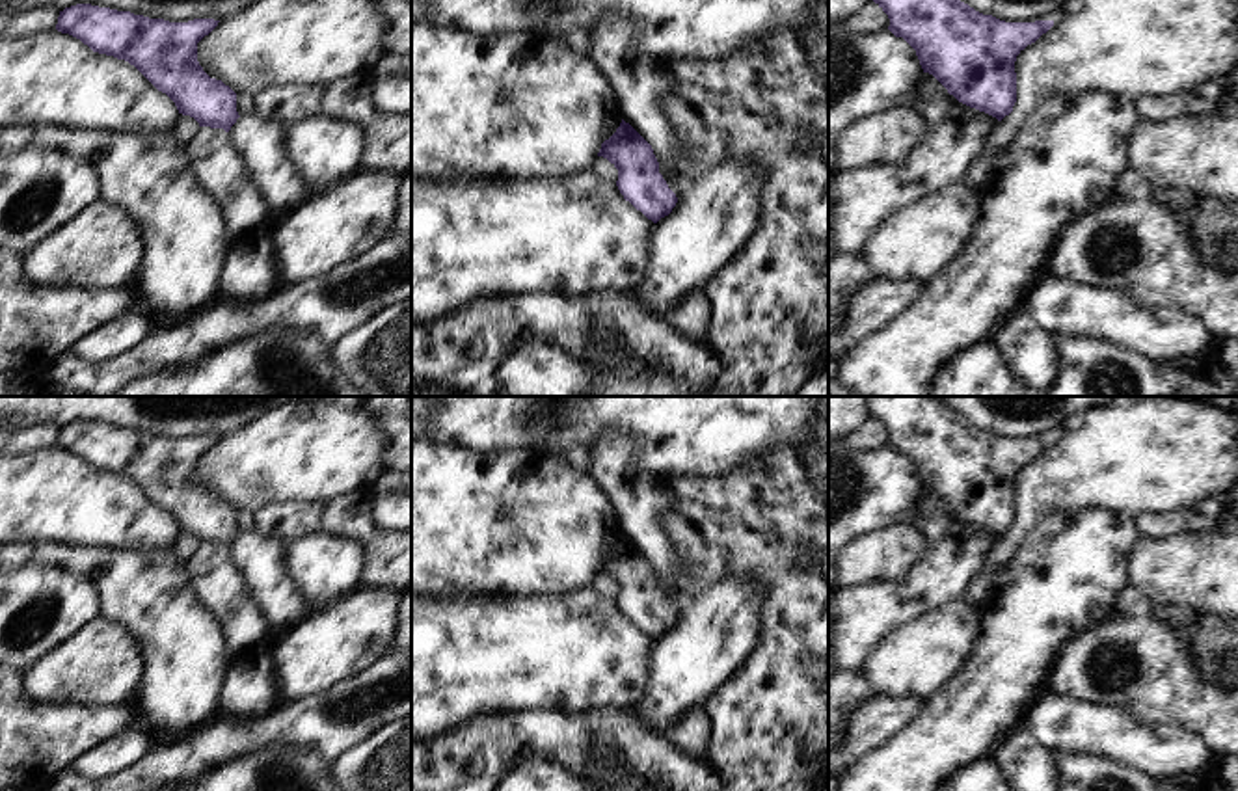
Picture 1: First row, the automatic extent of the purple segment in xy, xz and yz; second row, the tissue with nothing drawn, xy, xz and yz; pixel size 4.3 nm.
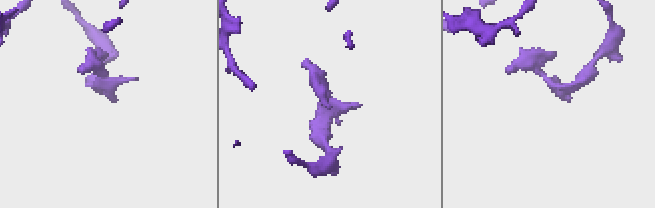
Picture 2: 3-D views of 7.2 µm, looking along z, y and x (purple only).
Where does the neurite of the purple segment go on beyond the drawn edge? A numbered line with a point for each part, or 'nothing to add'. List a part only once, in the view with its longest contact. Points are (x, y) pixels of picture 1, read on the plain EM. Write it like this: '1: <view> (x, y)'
nothing to add

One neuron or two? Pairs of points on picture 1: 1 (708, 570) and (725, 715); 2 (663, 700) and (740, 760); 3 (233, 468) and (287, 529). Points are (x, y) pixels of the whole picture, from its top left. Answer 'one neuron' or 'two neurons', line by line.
1: one neuron
2: two neurons
3: two neurons

